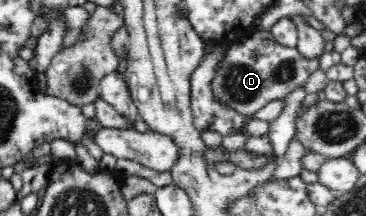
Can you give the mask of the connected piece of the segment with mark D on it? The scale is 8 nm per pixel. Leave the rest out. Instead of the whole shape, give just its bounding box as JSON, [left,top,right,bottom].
[212,31,319,117]

